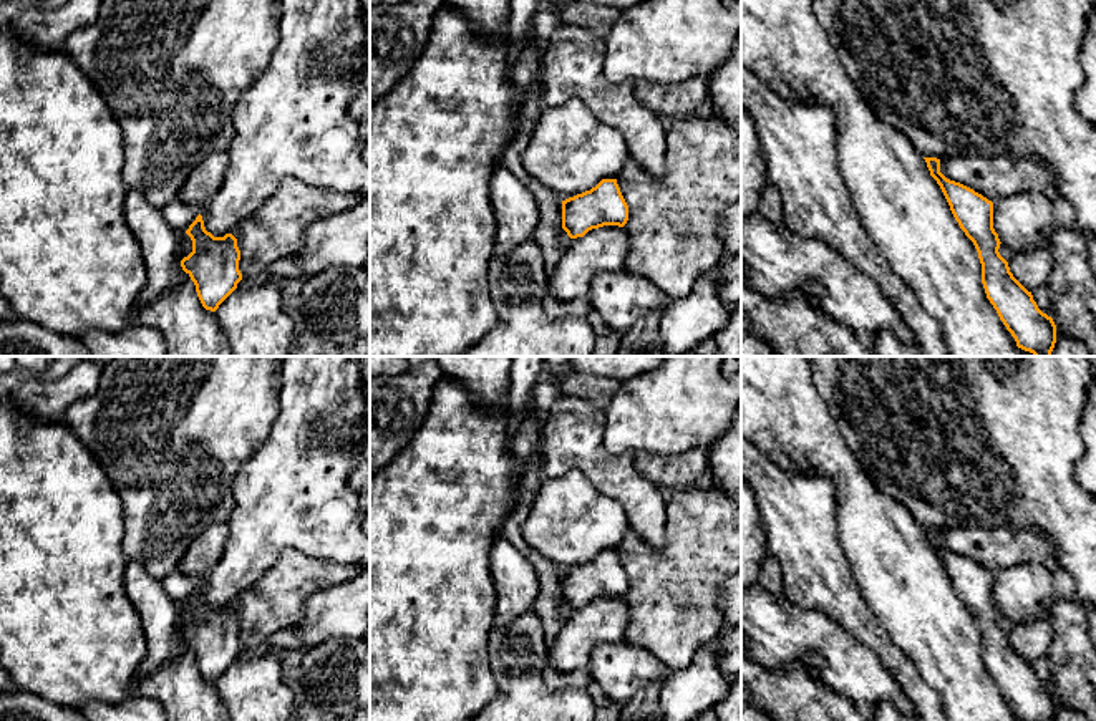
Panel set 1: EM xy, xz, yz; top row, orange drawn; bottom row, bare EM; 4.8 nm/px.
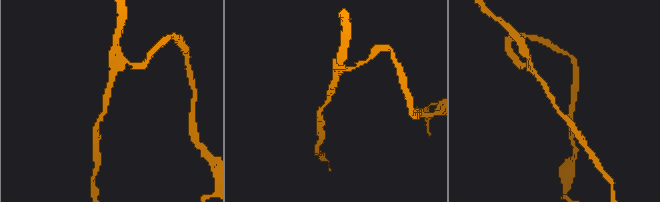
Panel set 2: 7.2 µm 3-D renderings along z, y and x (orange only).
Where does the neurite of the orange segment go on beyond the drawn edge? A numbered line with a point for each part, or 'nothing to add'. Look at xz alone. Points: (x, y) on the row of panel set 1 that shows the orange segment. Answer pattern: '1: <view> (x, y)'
nothing to add

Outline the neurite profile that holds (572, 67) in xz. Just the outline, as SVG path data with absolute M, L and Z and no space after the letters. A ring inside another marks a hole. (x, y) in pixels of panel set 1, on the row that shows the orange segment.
M559 25L542 58L546 106L580 99L602 123L617 129L628 156L650 176L665 174L665 129L660 116L635 98L635 81L610 81L605 73L605 41L584 27Z

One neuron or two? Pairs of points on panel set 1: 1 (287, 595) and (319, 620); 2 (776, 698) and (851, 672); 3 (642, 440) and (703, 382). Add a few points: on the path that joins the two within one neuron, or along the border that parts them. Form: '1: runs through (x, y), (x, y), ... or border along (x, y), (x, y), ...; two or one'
1: border along (335, 585), (312, 592), (295, 625); two
2: border along (824, 685), (854, 703); two
3: runs through (657, 425), (688, 396); one

